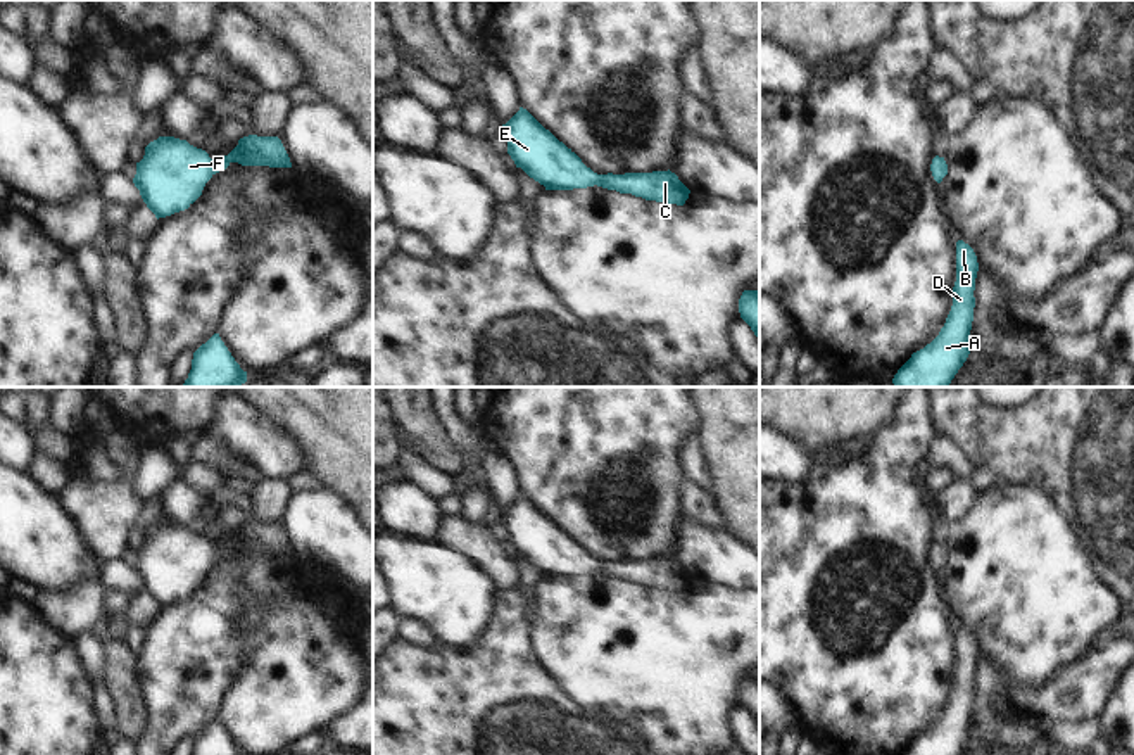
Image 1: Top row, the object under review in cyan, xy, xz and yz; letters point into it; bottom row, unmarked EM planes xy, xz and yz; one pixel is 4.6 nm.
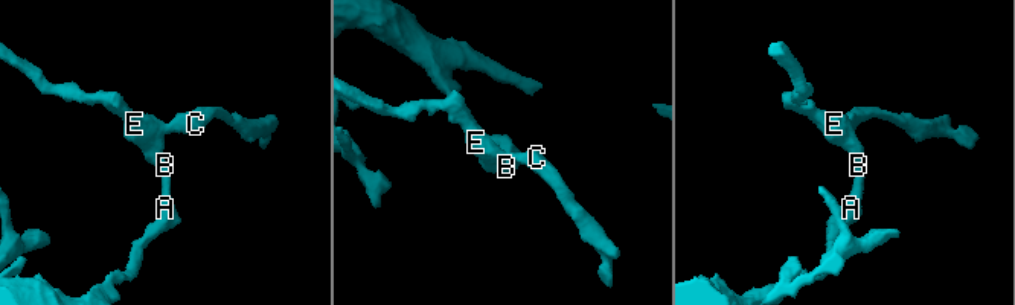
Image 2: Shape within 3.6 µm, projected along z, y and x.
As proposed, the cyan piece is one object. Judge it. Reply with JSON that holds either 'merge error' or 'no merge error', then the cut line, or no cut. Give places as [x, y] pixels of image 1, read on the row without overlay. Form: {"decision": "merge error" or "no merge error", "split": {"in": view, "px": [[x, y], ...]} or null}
{"decision": "no merge error", "split": null}

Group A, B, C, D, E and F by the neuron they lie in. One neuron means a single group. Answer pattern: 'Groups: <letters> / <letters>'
Groups: A B C D E F

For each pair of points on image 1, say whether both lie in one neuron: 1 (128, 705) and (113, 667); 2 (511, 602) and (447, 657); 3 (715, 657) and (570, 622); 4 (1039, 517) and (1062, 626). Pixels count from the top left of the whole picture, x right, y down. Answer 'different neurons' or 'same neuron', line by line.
1: same neuron
2: same neuron
3: same neuron
4: same neuron

